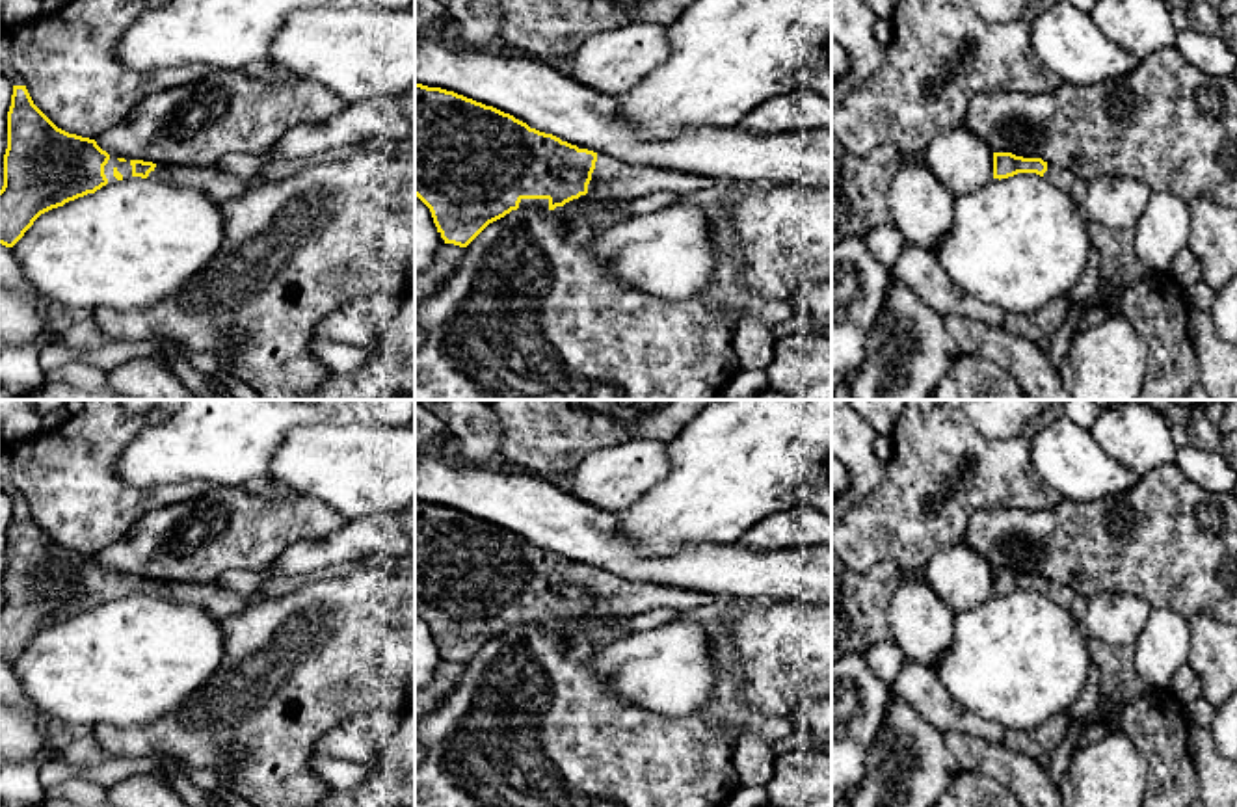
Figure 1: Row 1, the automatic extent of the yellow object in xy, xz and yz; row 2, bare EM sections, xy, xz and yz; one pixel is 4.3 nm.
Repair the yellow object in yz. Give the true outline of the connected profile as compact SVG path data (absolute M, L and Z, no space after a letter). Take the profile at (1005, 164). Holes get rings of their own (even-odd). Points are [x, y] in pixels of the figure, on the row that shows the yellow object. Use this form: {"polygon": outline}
{"polygon": "M993 152L993 179L1001 180L1018 173L1036 173L1064 192L1070 192L1075 182L1075 177L1066 167L1051 165L1042 158L1023 158L1012 152Z"}

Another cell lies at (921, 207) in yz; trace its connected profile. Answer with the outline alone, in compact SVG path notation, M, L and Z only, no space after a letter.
M921 160L902 164L887 192L893 225L913 247L936 253L949 234L954 216L952 193L934 177Z

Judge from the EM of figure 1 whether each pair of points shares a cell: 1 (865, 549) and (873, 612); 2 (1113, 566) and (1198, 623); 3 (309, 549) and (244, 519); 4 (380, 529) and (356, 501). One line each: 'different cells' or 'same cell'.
1: different cells
2: different cells
3: different cells
4: different cells

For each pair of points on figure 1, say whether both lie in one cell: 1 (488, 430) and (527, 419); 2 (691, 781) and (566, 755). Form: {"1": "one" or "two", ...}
{"1": "two", "2": "one"}

